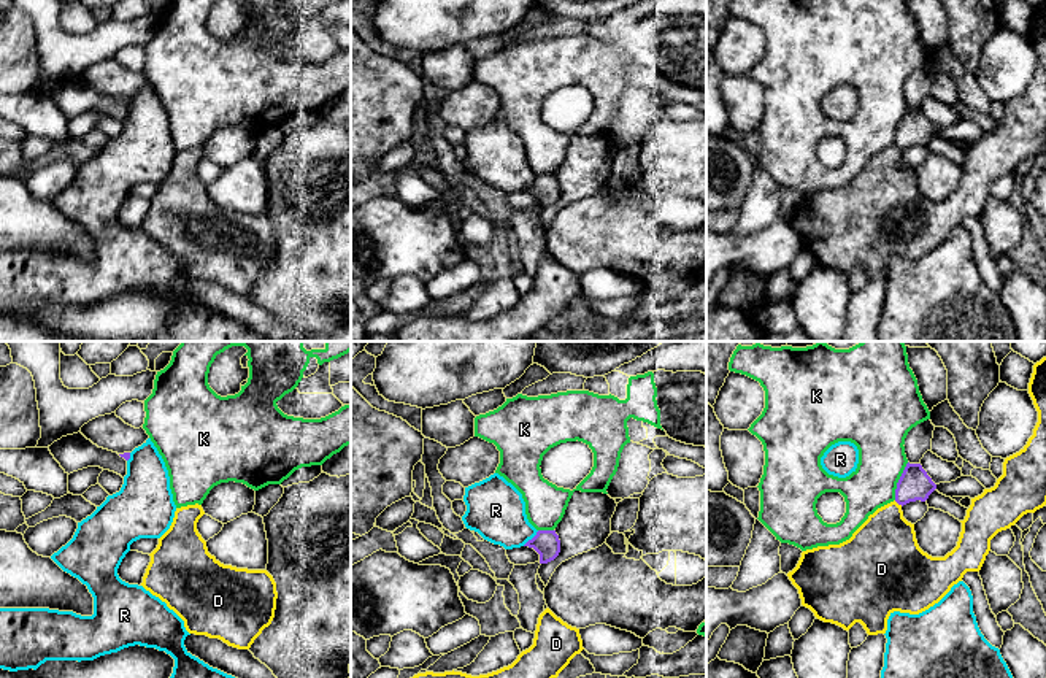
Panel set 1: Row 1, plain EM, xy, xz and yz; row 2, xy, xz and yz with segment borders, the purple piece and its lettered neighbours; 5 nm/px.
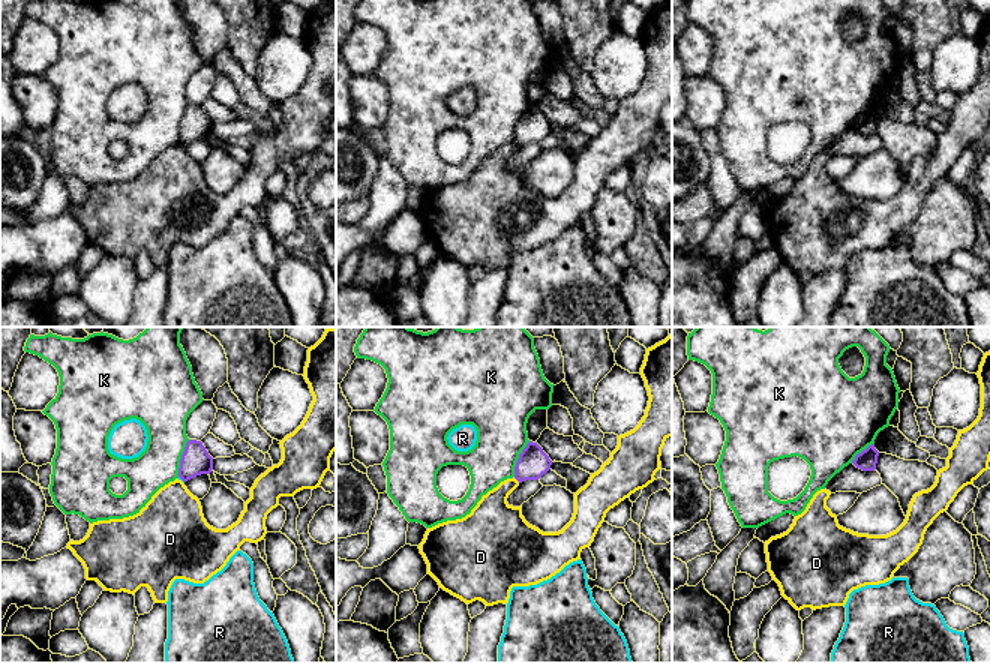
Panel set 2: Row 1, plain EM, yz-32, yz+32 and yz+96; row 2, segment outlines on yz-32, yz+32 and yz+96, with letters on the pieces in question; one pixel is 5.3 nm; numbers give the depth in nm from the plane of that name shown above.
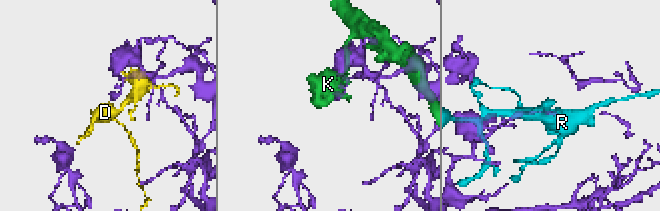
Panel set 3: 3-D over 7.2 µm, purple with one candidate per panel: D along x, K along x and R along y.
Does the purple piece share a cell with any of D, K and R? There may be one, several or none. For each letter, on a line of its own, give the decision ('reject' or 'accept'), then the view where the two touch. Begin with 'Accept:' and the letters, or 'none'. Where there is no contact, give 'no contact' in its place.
Accept: none
D: reject; meets purple in yz
K: reject; meets purple in yz
R: reject; meets purple in xz

